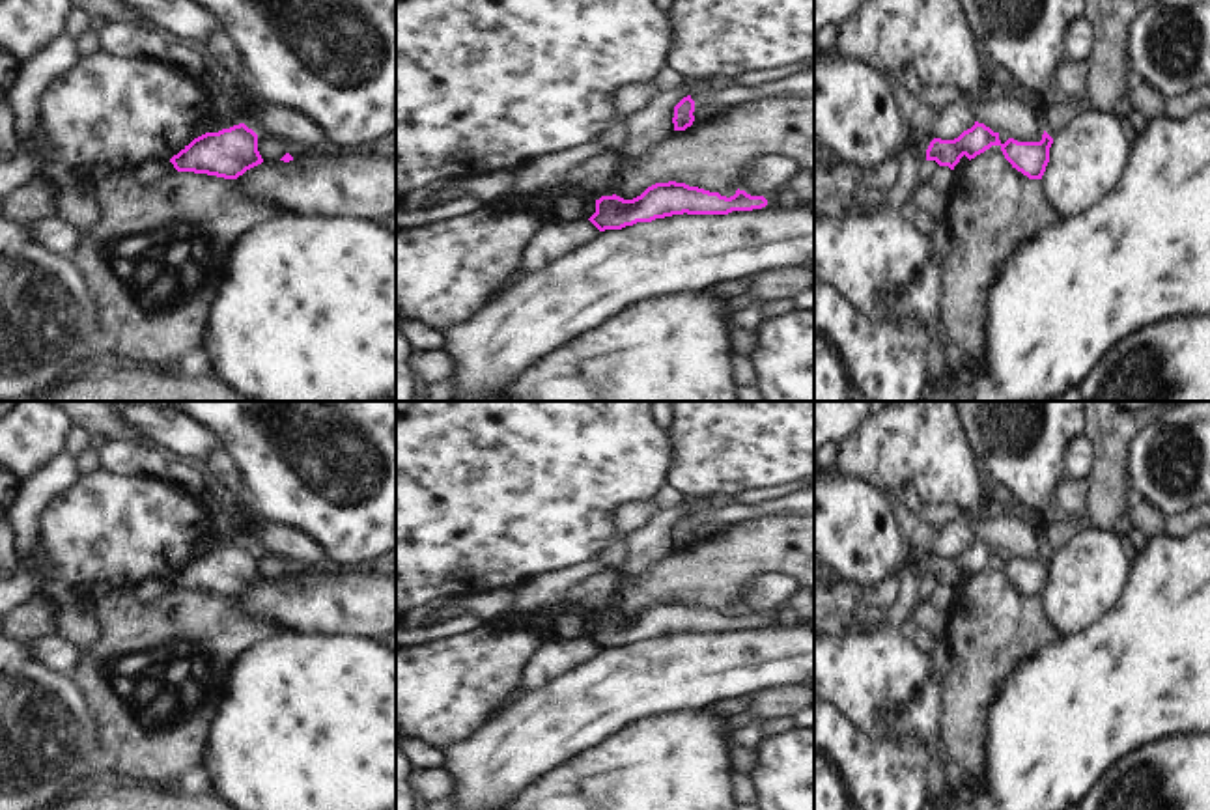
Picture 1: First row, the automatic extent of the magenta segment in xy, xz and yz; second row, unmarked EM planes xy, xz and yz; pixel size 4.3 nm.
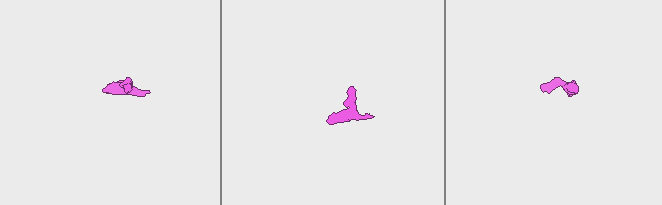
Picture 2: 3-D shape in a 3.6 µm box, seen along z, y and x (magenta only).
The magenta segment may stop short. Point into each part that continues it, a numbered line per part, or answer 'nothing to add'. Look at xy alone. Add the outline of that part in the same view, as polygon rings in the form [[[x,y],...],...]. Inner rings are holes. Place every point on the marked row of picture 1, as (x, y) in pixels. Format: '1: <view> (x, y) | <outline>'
nothing to add

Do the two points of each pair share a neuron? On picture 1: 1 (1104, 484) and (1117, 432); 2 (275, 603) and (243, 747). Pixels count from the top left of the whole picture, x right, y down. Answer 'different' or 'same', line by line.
1: same
2: different

